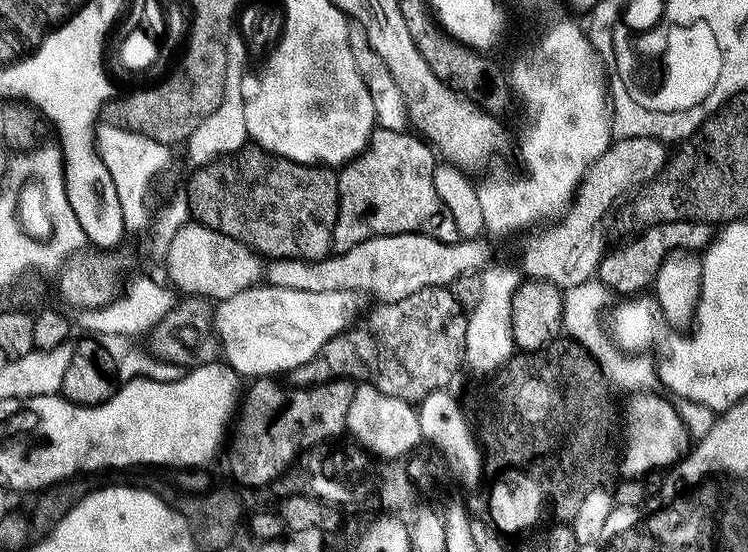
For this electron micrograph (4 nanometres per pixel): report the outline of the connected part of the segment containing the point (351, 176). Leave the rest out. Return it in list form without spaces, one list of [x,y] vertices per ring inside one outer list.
[[[372,129],[372,136],[358,155],[339,169],[336,189],[340,195],[334,222],[332,252],[344,251],[357,239],[356,228],[365,237],[417,232],[447,244],[461,239],[450,210],[434,190],[437,153],[431,143],[411,131]]]

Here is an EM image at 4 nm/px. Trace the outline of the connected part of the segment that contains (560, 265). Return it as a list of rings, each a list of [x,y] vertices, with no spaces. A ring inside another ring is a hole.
[[[626,138],[623,142],[609,144],[608,149],[586,170],[572,203],[556,222],[560,224],[545,232],[537,231],[534,234],[537,236],[525,242],[519,264],[523,275],[533,280],[545,280],[561,290],[582,286],[582,282],[593,279],[606,251],[604,232],[596,227],[608,215],[611,217],[614,210],[619,209],[637,189],[653,180],[665,163],[666,148],[661,141]]]

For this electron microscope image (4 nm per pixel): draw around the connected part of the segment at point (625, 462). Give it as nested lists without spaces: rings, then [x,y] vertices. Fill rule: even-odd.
[[[637,391],[633,395],[636,397],[628,404],[628,413],[625,411],[622,416],[622,468],[623,471],[628,471],[627,475],[632,478],[644,478],[647,477],[647,472],[652,472],[655,468],[668,468],[672,463],[675,465],[690,448],[688,432],[684,429],[684,420],[680,417],[679,410],[671,404],[673,401],[667,395],[655,396],[648,391]]]

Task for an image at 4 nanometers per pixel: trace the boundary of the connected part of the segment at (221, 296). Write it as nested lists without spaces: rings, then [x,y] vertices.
[[[195,222],[184,224],[174,234],[174,238],[170,238],[162,260],[172,275],[170,284],[173,289],[184,294],[202,296],[212,302],[225,300],[242,290],[259,285],[262,280],[262,260],[257,253],[226,234],[207,232],[203,224]]]

